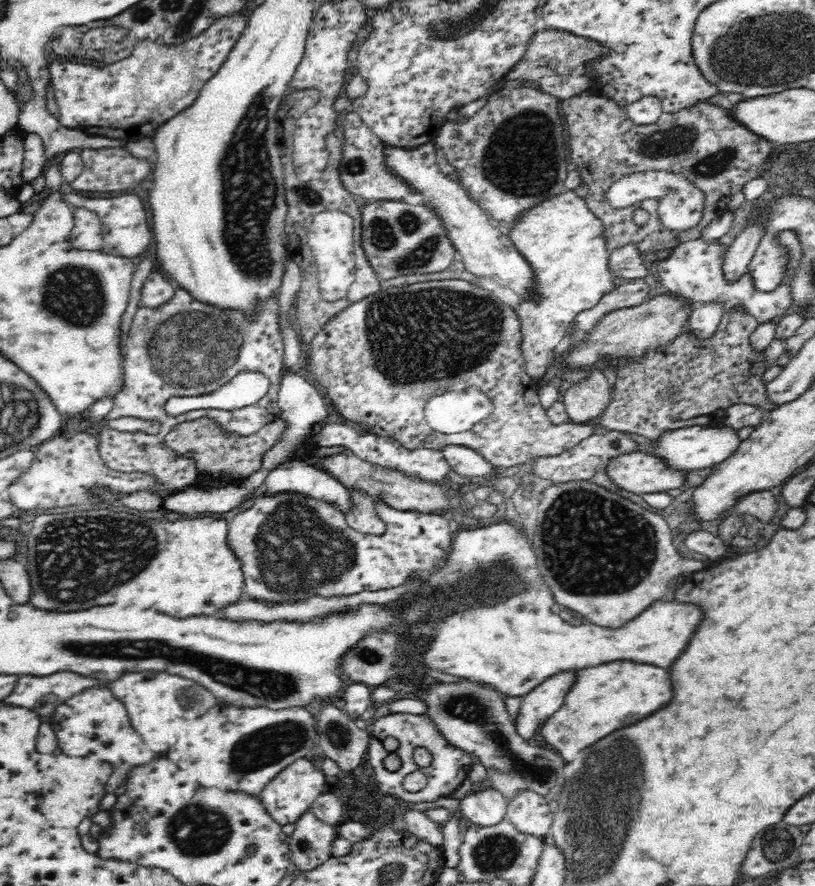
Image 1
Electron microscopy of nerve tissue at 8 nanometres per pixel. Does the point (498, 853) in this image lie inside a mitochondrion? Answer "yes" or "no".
yes

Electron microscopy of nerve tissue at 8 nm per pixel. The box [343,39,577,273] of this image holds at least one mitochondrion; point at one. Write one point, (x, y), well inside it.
(519, 161)

